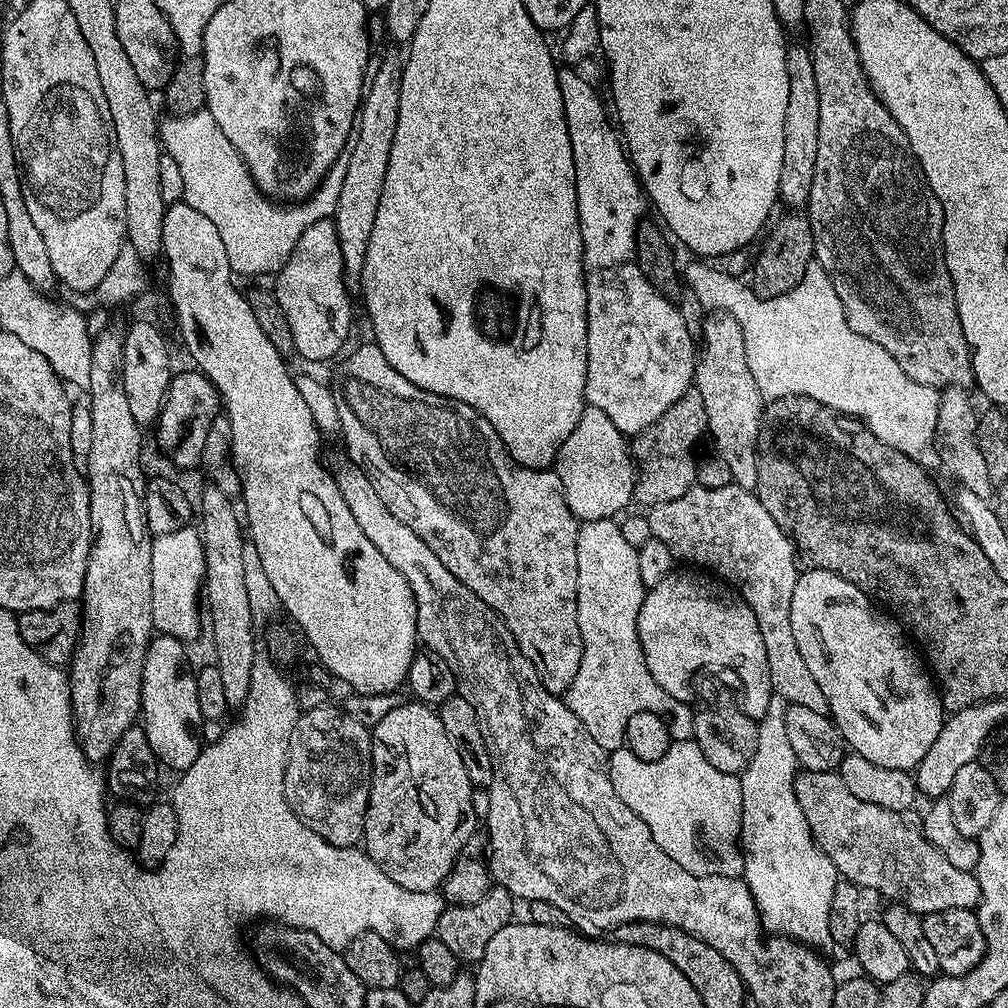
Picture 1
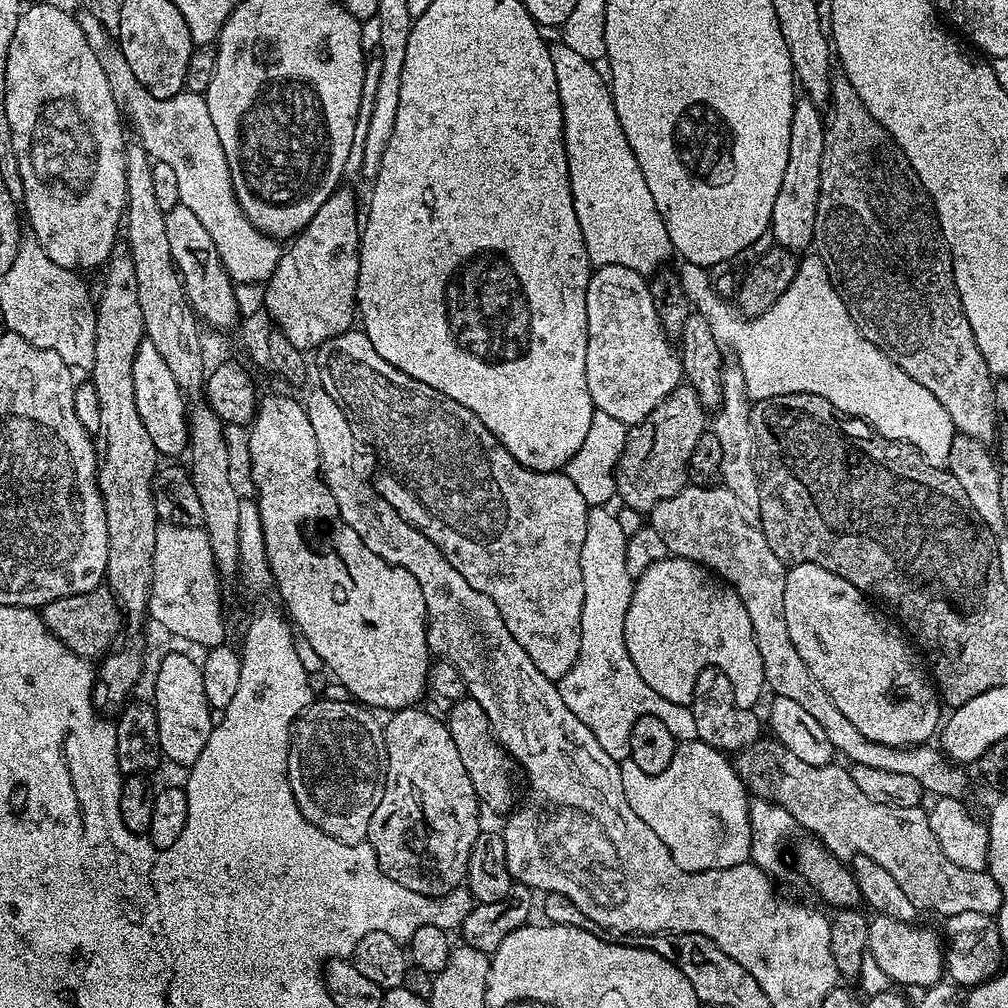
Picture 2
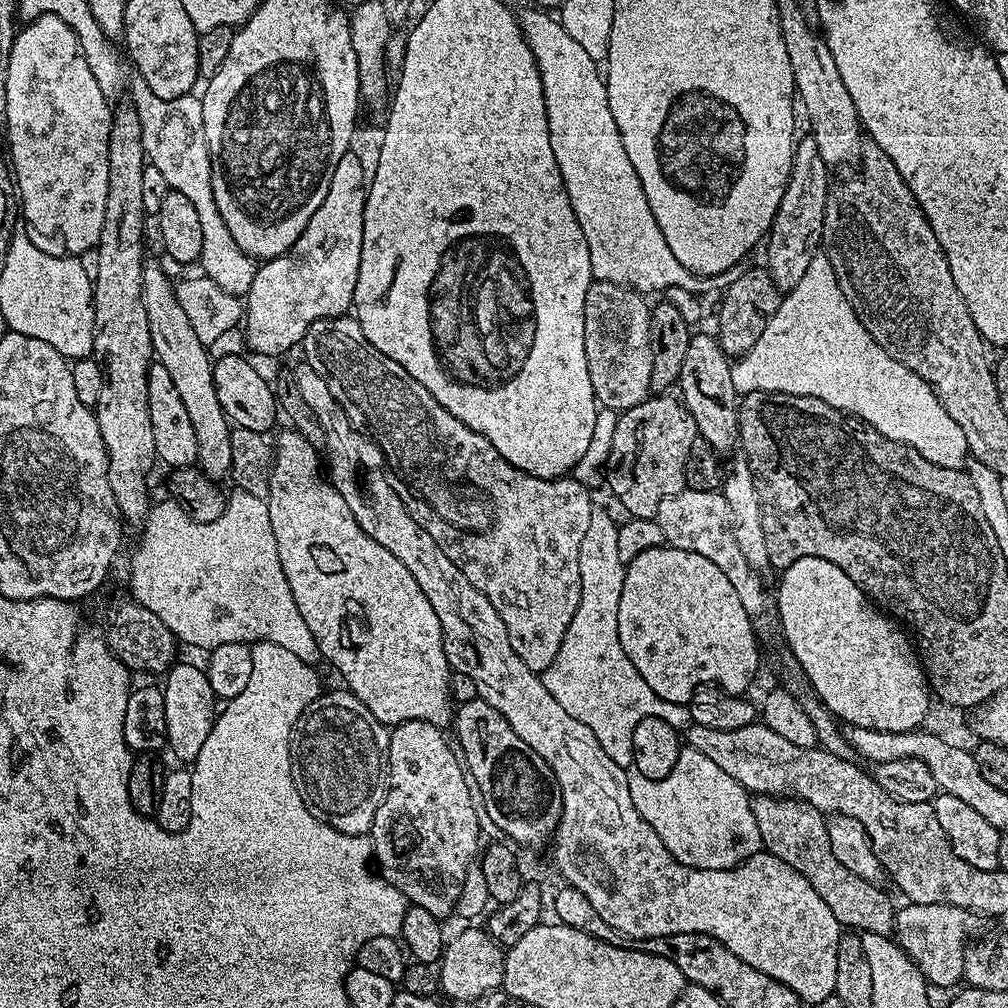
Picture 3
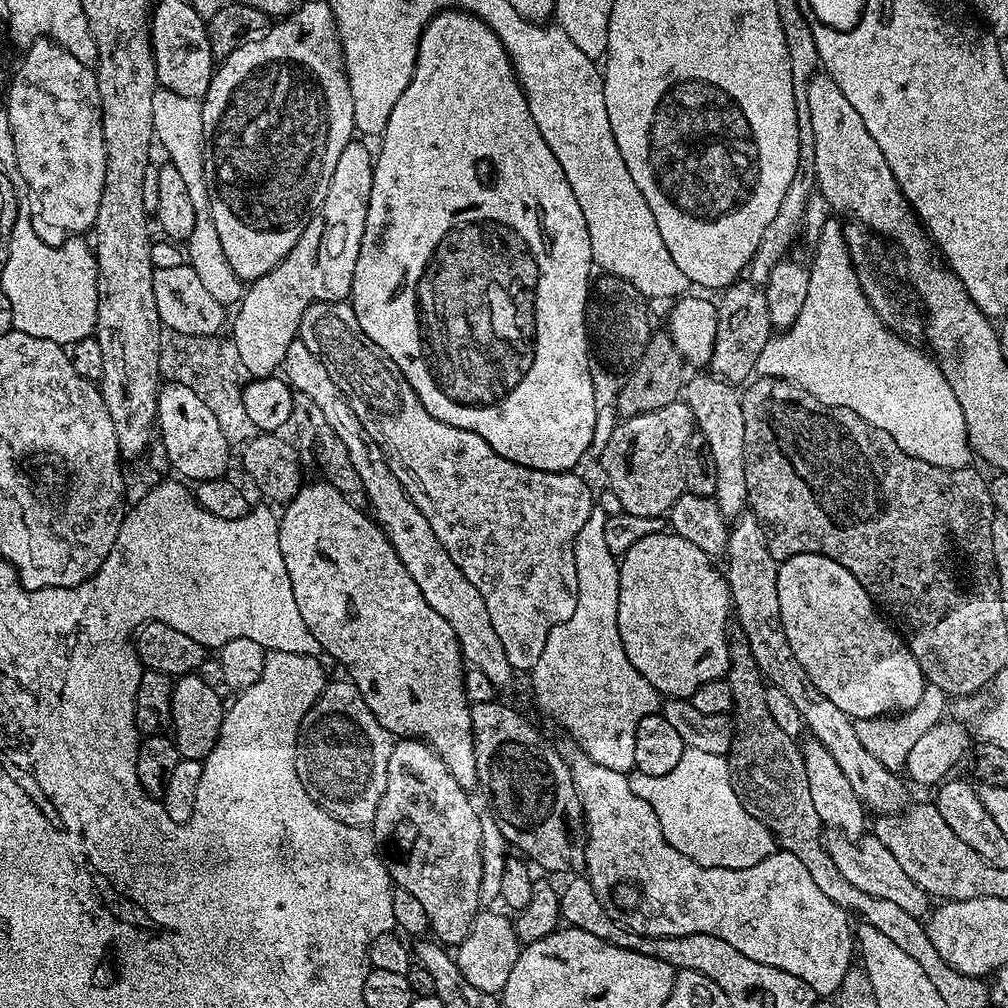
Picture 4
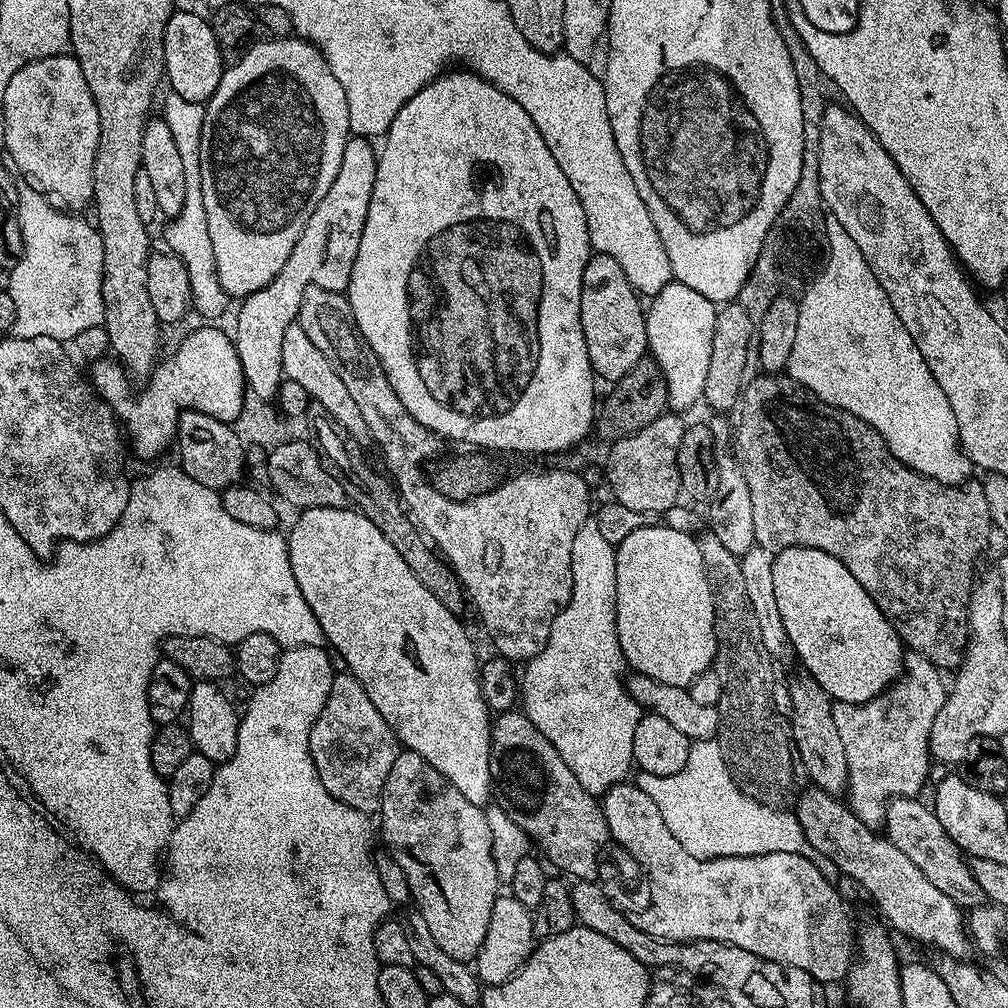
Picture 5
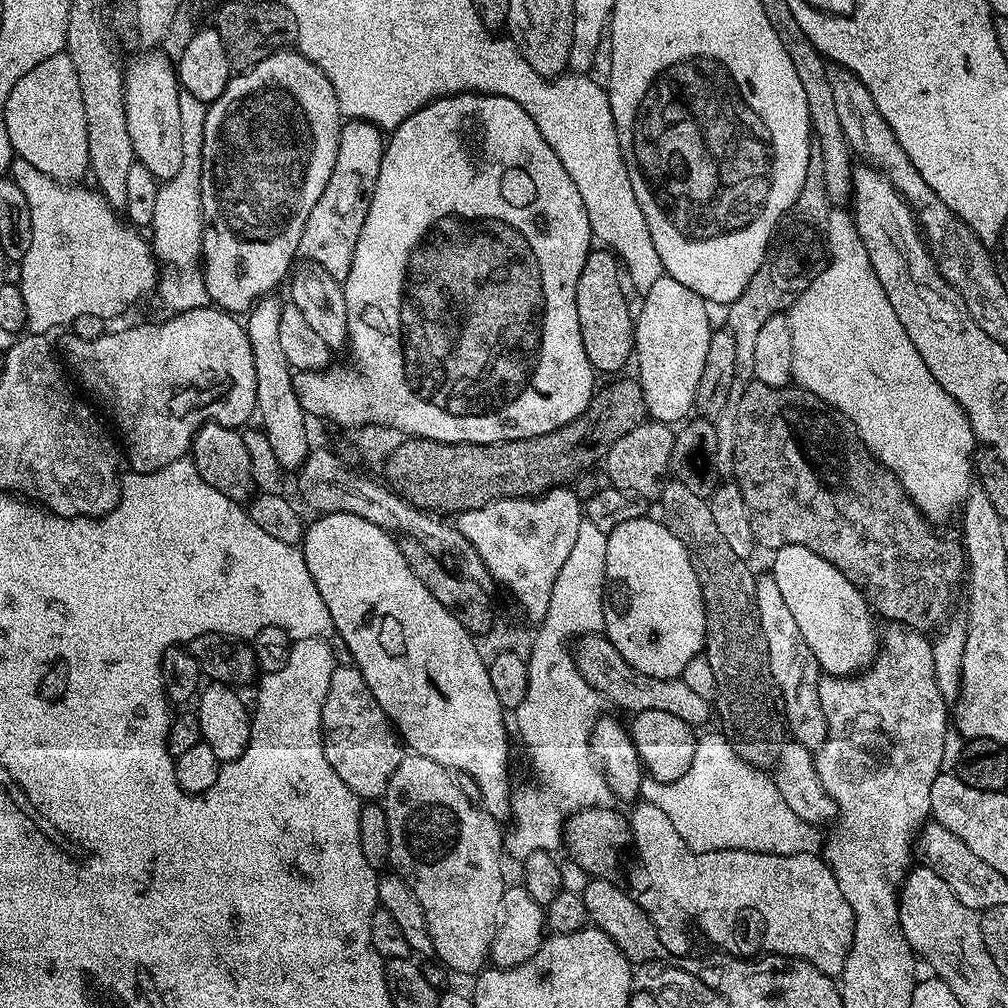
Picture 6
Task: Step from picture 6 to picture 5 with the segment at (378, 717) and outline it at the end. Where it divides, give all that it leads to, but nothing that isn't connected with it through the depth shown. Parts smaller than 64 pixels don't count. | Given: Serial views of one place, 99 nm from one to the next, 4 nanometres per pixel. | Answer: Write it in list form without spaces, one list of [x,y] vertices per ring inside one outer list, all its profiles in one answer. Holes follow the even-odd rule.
[[[351,674],[343,675],[333,675],[326,706],[322,706],[322,714],[318,714],[308,735],[308,749],[322,786],[326,786],[326,790],[330,790],[330,794],[334,798],[338,798],[338,802],[342,802],[346,806],[354,806],[354,810],[359,812],[376,814],[380,811],[382,790],[386,778],[390,774],[390,768],[380,766],[378,762],[366,762],[362,756],[358,756],[358,760],[354,758],[358,752],[354,752],[354,746],[350,746],[352,744],[350,730],[352,728],[358,728],[358,732],[370,730],[370,728],[366,728],[366,724],[362,726],[362,714],[360,714],[360,718],[356,714],[358,706],[368,706],[370,694],[366,694],[366,690],[358,678],[354,678]],[[336,688],[340,688],[340,692],[336,692]],[[350,720],[352,720],[352,724],[350,724]],[[358,720],[360,720],[360,724],[358,724]]]

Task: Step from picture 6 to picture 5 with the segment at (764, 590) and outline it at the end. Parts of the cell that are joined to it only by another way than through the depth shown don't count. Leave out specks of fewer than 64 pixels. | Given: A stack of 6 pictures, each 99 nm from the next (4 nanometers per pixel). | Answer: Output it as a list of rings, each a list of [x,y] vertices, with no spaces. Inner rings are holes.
[[[812,679],[805,684],[791,685],[793,710],[790,715],[792,737],[796,743],[799,767],[809,776],[811,783],[824,792],[840,794],[848,787],[848,763],[846,750],[842,750],[842,737],[832,717],[833,701]]]

